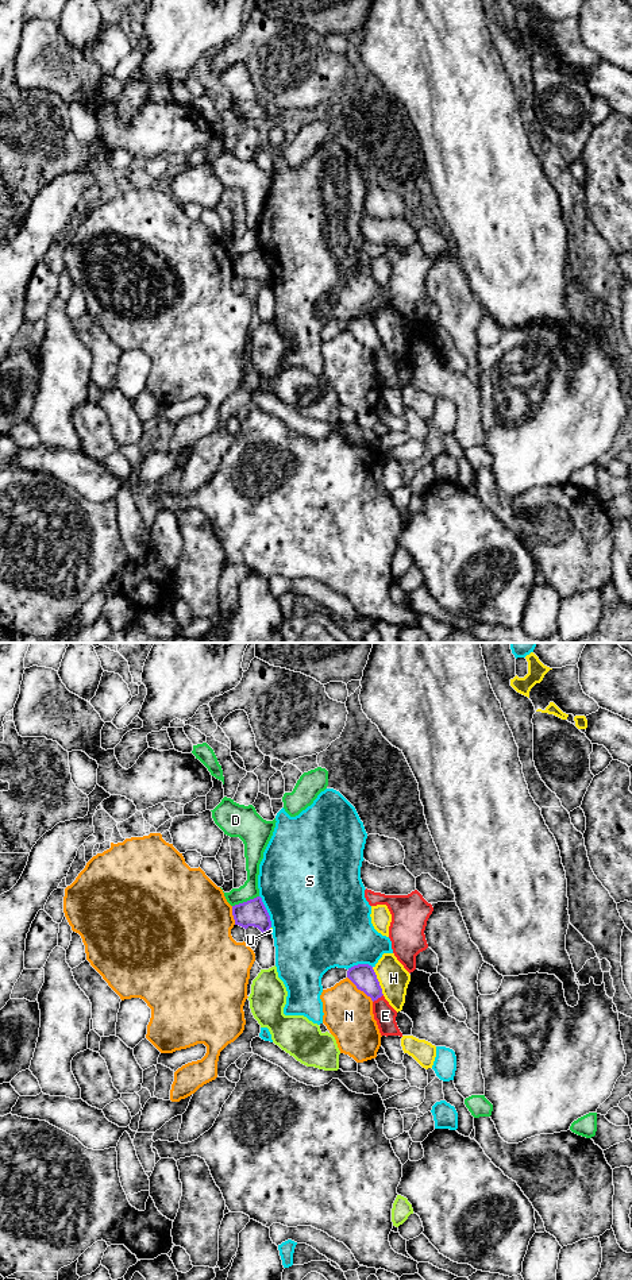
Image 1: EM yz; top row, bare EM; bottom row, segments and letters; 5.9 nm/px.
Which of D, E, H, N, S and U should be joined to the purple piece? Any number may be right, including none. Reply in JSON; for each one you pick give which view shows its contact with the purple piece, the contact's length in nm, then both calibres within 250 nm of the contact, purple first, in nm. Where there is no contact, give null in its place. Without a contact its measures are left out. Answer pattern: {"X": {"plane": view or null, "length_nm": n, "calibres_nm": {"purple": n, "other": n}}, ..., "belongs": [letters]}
{"belongs": []}

